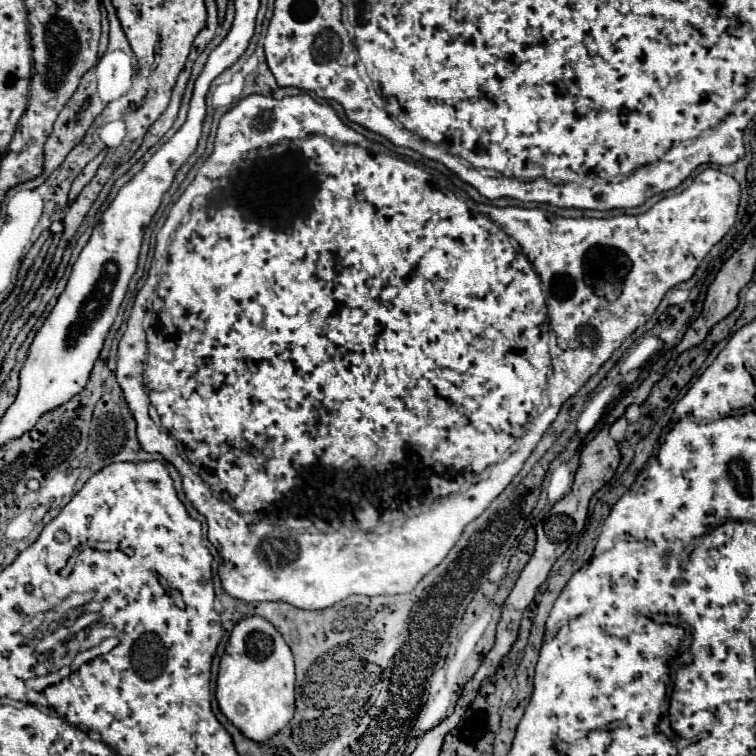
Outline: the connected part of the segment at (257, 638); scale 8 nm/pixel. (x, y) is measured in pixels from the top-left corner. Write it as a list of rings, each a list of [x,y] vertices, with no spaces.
[[[254,615],[242,619],[220,659],[216,701],[224,717],[250,741],[264,743],[294,717],[294,657],[272,623]]]

